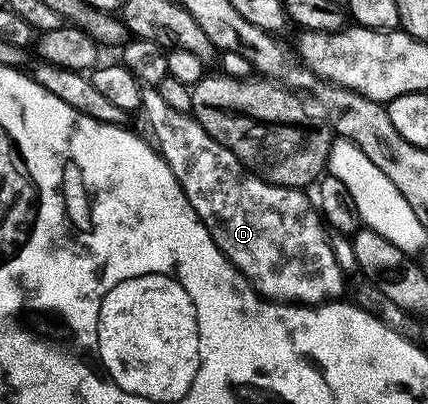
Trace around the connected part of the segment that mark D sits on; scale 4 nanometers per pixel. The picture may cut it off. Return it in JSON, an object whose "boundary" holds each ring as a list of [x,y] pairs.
{"boundary":[[[147,87],[143,92],[142,114],[147,114],[147,123],[155,134],[154,146],[173,169],[173,177],[181,185],[189,205],[201,217],[209,229],[213,241],[225,253],[232,265],[251,282],[251,286],[268,301],[318,305],[340,298],[345,274],[338,267],[337,257],[331,247],[328,228],[317,210],[316,204],[302,190],[294,187],[278,187],[252,175],[242,161],[225,145],[221,145],[195,120],[194,115],[177,113],[161,97],[158,87]]]}

